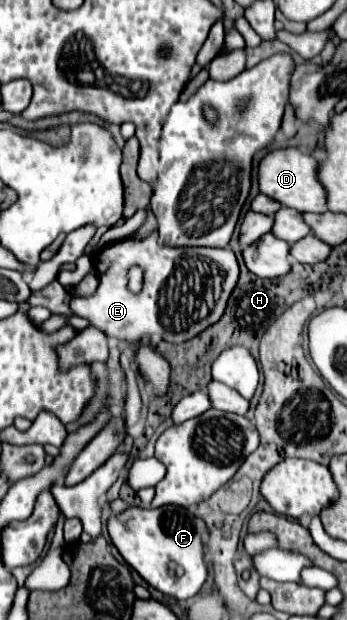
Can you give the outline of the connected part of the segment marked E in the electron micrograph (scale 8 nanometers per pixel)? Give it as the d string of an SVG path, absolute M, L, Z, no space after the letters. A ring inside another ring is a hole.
M158 230L146 238L124 238L112 242L94 252L92 262L98 274L98 290L86 298L74 296L70 308L76 316L86 318L110 338L114 336L124 342L138 342L158 334L170 344L182 344L198 336L218 322L218 314L226 308L240 276L236 256L230 248L220 250L220 254L218 248L168 248L158 242ZM134 266L138 266L144 276L140 292L128 290L128 270ZM188 300L212 302L206 310L196 310Z

